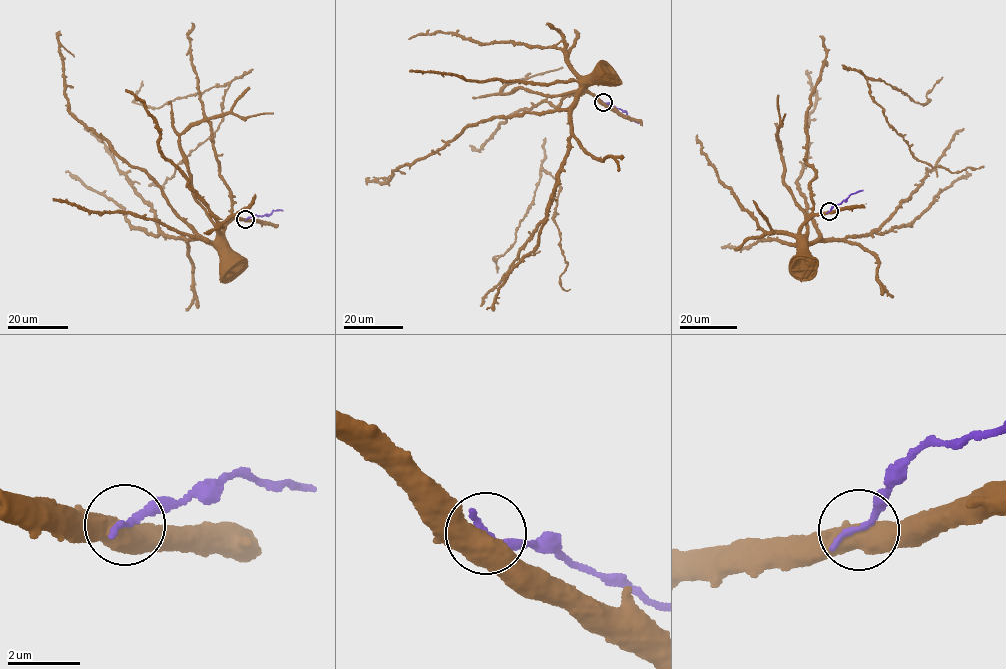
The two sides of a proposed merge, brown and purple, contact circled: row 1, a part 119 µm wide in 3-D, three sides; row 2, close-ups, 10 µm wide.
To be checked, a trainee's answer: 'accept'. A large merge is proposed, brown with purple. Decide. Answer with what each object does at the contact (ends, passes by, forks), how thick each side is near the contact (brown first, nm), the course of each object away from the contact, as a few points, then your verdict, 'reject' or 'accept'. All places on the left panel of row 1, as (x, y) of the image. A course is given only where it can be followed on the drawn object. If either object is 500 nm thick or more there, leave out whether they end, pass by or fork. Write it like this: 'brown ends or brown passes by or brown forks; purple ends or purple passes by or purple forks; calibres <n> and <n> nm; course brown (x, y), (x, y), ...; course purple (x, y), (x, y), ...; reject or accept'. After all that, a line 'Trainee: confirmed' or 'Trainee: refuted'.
calibres 550 and 200 nm; course brown (245, 219), (231, 218), (224, 232), (225, 245), (236, 262); course purple (245, 219), (282, 210); reject
Trainee: refuted

